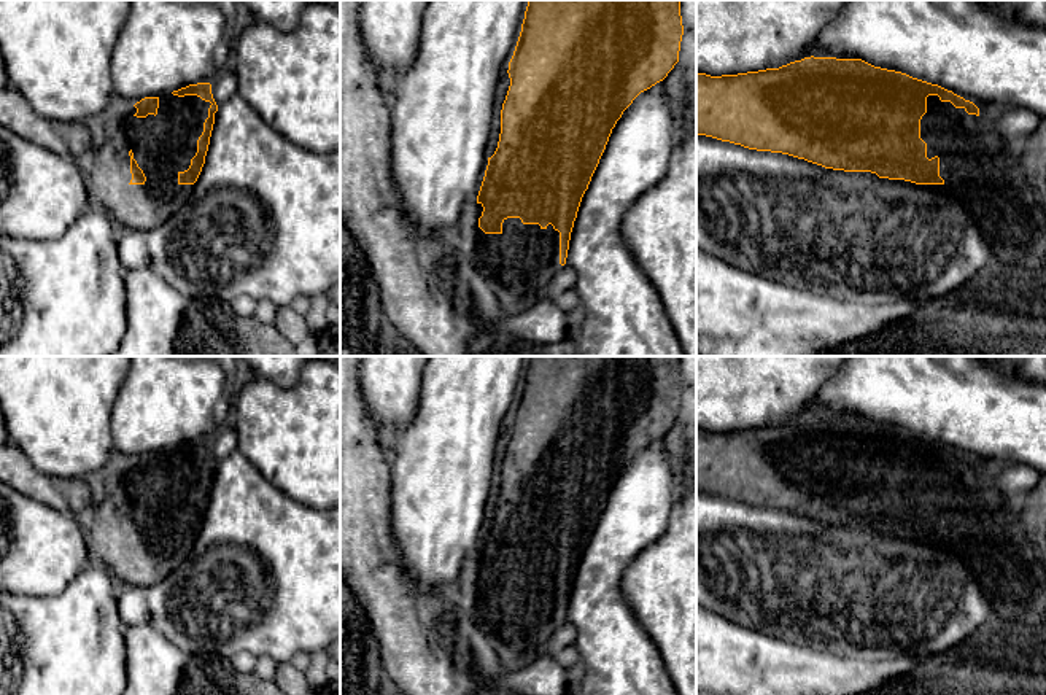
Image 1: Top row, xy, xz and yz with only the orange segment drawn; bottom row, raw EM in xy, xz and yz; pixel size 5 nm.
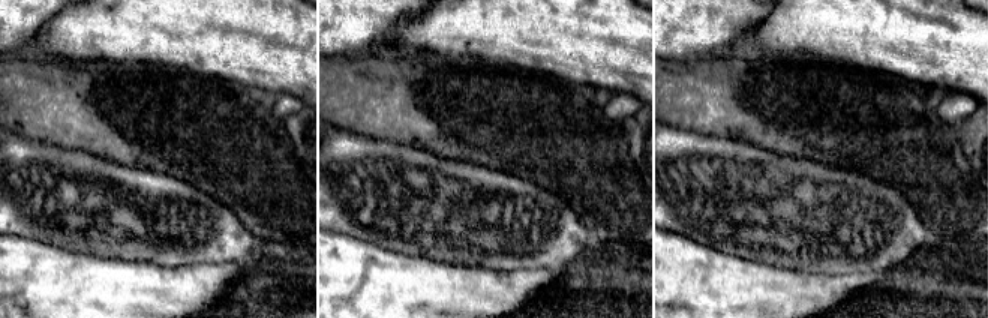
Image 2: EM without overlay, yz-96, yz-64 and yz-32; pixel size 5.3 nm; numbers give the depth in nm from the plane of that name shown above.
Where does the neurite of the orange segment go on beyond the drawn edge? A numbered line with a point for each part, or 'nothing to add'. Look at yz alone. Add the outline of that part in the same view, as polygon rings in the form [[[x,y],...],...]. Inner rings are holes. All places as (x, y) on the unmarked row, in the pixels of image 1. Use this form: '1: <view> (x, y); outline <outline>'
1: yz (978, 524); outline [[[928,452],[927,469],[920,476],[920,495],[927,499],[927,514],[939,514],[939,533],[944,539],[932,541],[932,544],[954,550],[968,563],[994,611],[994,622],[1001,627],[1029,627],[1036,622],[1046,612],[1044,568],[1025,533],[1021,514],[1016,515],[1013,512],[992,479],[986,479],[981,472],[968,471],[965,464],[955,464],[951,458],[941,458],[938,452]]]

